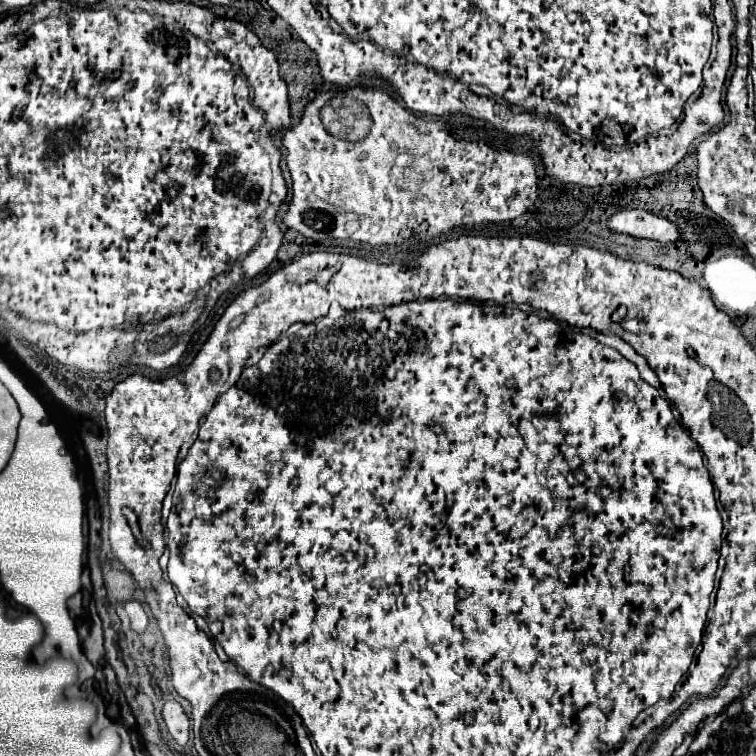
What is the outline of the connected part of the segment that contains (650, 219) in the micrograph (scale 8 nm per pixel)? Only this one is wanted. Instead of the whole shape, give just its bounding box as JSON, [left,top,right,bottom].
[608,209,680,243]

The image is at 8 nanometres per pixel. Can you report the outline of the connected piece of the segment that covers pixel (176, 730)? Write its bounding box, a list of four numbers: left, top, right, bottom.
[162,701,190,745]

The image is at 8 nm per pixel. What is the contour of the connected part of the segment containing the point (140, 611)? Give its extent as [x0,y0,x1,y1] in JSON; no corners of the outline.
[126,599,148,633]

